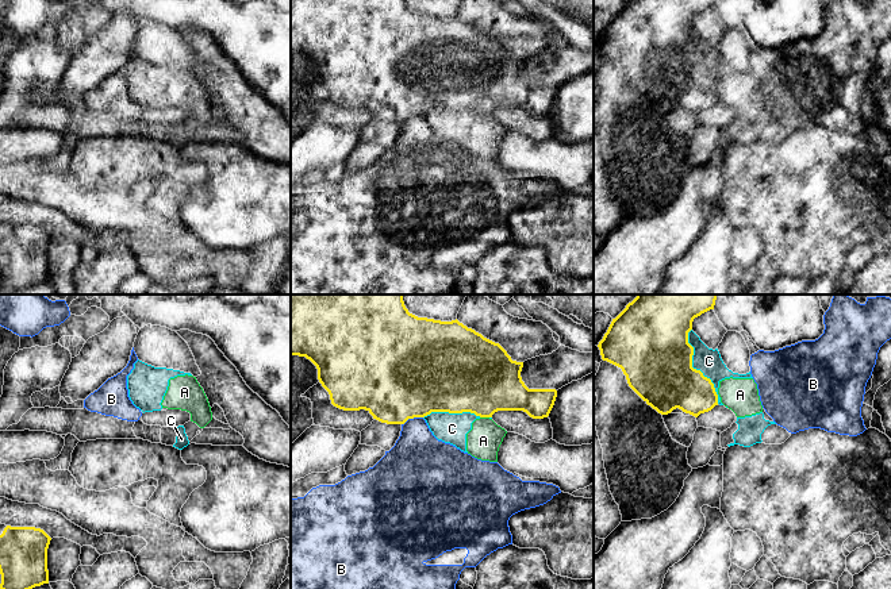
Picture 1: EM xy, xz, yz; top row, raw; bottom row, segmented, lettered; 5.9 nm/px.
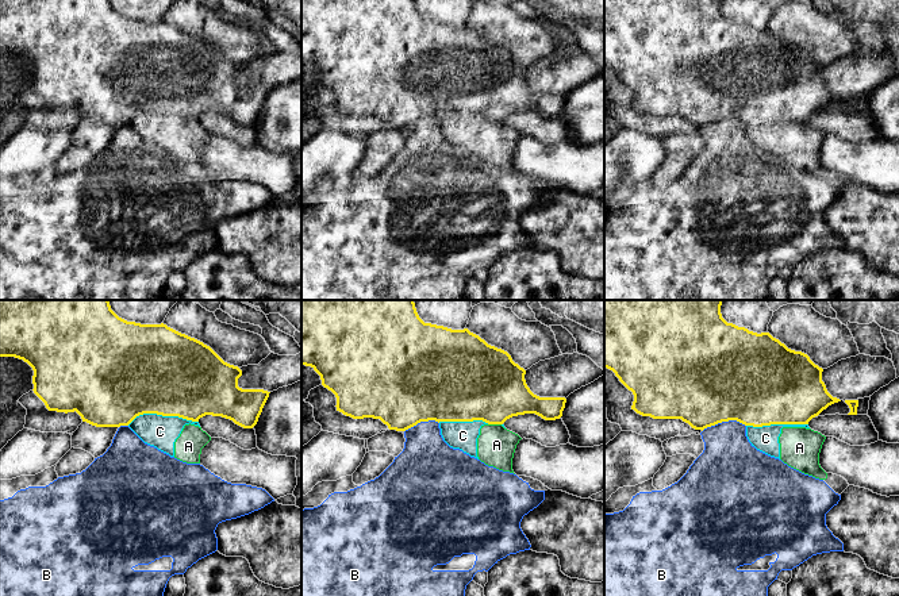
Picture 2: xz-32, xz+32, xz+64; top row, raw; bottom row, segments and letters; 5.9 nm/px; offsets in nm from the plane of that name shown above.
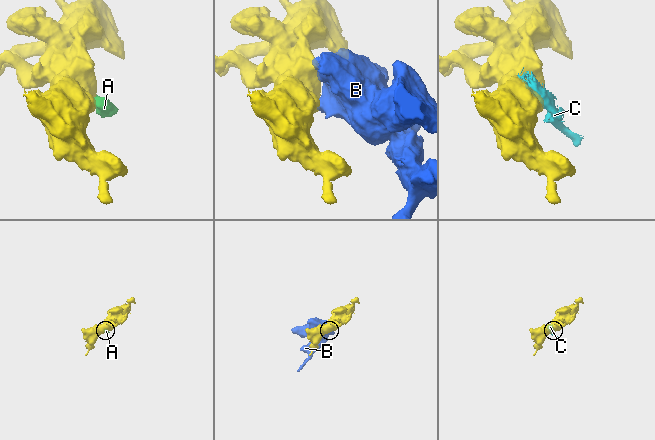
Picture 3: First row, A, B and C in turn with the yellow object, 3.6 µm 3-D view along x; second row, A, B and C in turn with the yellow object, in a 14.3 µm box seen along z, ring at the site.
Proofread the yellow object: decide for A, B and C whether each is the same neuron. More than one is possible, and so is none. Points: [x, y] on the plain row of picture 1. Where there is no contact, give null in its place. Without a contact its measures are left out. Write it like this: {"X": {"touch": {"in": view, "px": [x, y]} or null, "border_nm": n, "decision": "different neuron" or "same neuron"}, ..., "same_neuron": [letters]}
{"A": {"touch": {"in": "xz", "px": [484, 114]}, "border_nm": 60, "decision": "different neuron"}, "B": {"touch": {"in": "xz", "px": [411, 115]}, "border_nm": 140, "decision": "different neuron"}, "C": {"touch": {"in": "yz", "px": [692, 65]}, "border_nm": 480, "decision": "different neuron"}, "same_neuron": []}

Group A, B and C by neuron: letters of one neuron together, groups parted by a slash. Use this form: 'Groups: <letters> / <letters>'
Groups: A C / B

